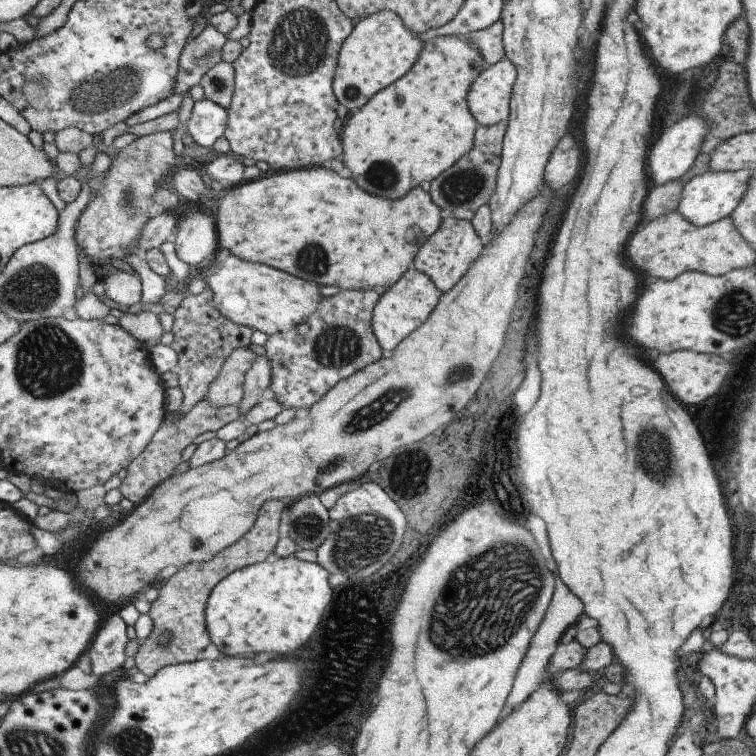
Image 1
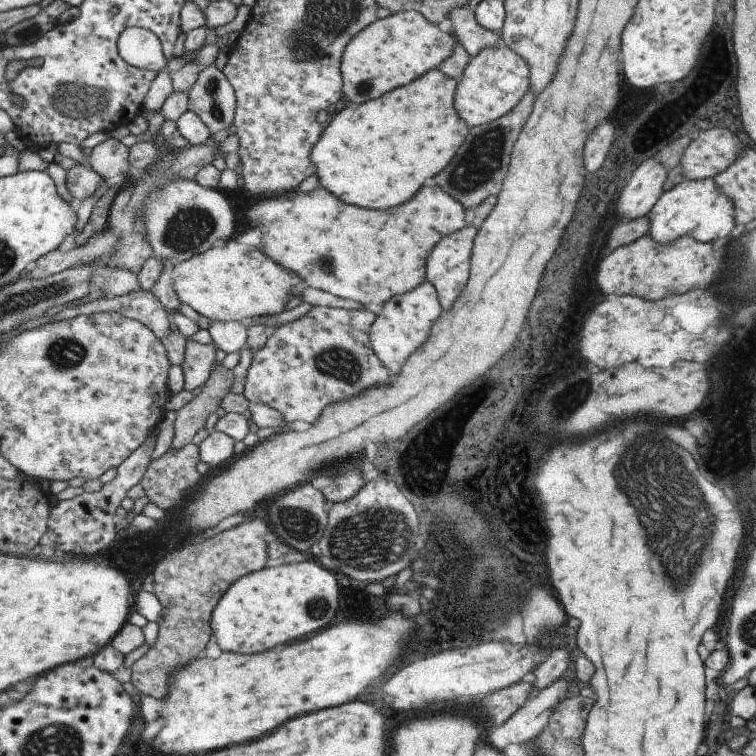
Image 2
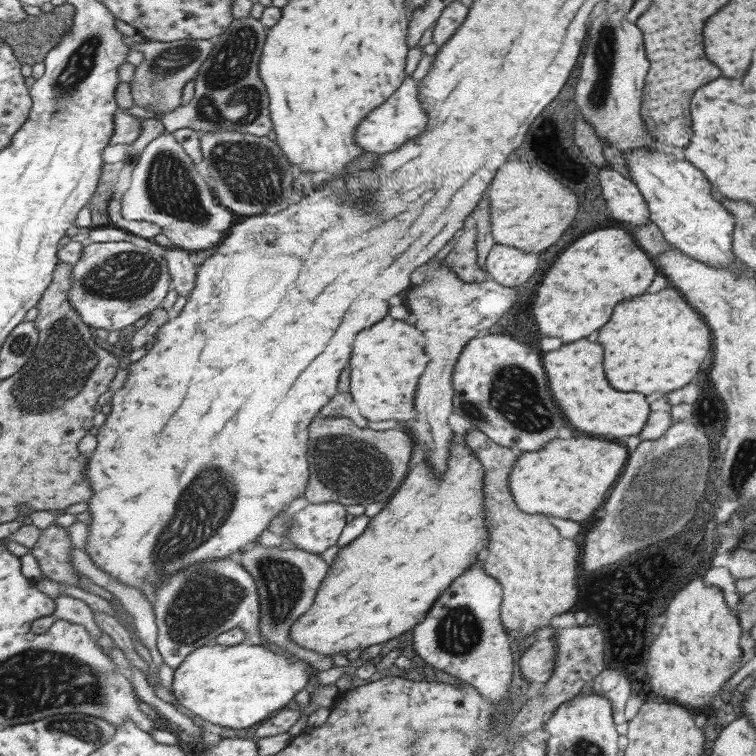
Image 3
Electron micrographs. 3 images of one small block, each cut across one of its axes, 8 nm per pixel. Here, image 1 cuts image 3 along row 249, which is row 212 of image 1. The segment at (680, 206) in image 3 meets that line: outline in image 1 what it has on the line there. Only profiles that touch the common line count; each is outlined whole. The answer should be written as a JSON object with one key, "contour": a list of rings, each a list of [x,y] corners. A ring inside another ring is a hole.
{"contour":[[[707,170],[705,174],[693,176],[689,182],[683,184],[681,200],[675,208],[675,212],[681,214],[681,218],[685,218],[695,228],[705,228],[719,220],[725,220],[731,216],[731,212],[737,208],[737,204],[745,196],[747,180],[753,174],[755,172],[751,172],[751,170],[739,170],[739,172],[709,172]]]}

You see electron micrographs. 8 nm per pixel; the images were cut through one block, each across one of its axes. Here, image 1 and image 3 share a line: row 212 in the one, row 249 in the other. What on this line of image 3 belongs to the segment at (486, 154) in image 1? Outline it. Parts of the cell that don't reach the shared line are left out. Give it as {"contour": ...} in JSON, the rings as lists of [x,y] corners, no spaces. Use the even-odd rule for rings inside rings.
{"contour":[[[475,226],[469,230],[463,230],[463,234],[455,234],[449,242],[449,246],[437,256],[447,264],[463,282],[467,284],[483,284],[489,282],[487,272],[483,272],[477,266],[477,250],[475,250]]]}

